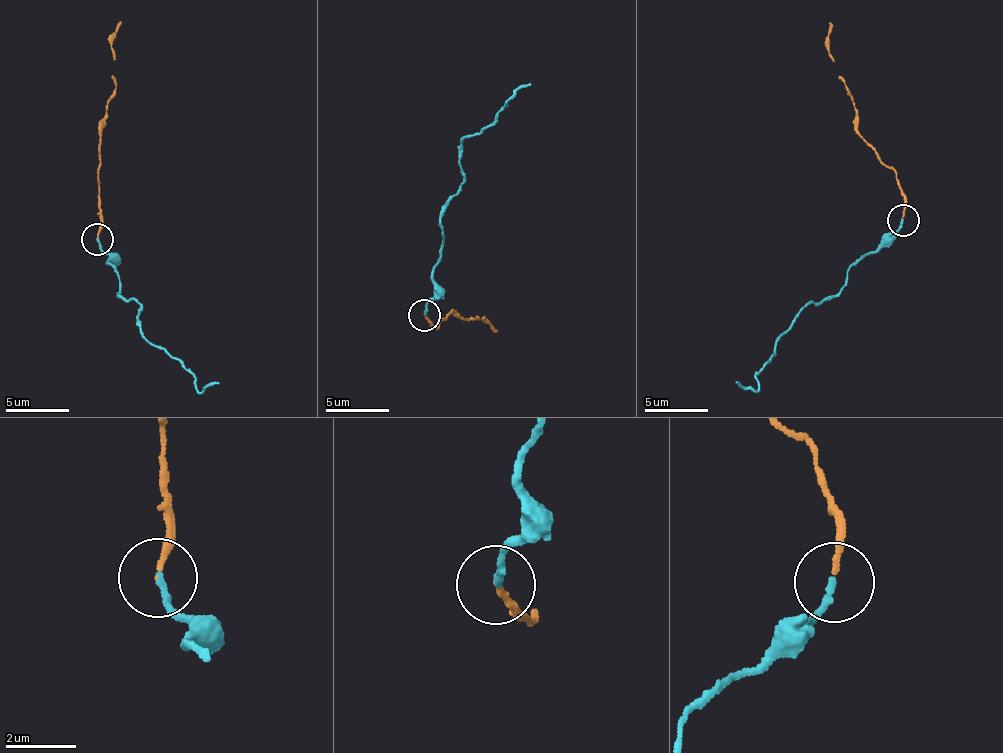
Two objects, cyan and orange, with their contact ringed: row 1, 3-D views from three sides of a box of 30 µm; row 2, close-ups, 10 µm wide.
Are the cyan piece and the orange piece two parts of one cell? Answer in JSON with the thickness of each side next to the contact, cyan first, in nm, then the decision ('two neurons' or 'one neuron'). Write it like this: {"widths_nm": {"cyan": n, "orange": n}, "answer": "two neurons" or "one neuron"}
{"widths_nm": {"cyan": 190, "orange": 130}, "answer": "two neurons"}

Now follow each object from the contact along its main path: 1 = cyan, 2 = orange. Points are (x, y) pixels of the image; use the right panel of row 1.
1: (902, 219), (898, 233), (846, 271), (846, 283), (834, 296), (800, 310), (756, 377), (758, 389), (734, 383)
2: (902, 219), (904, 191), (895, 172), (860, 134), (855, 102), (828, 53), (833, 23)

